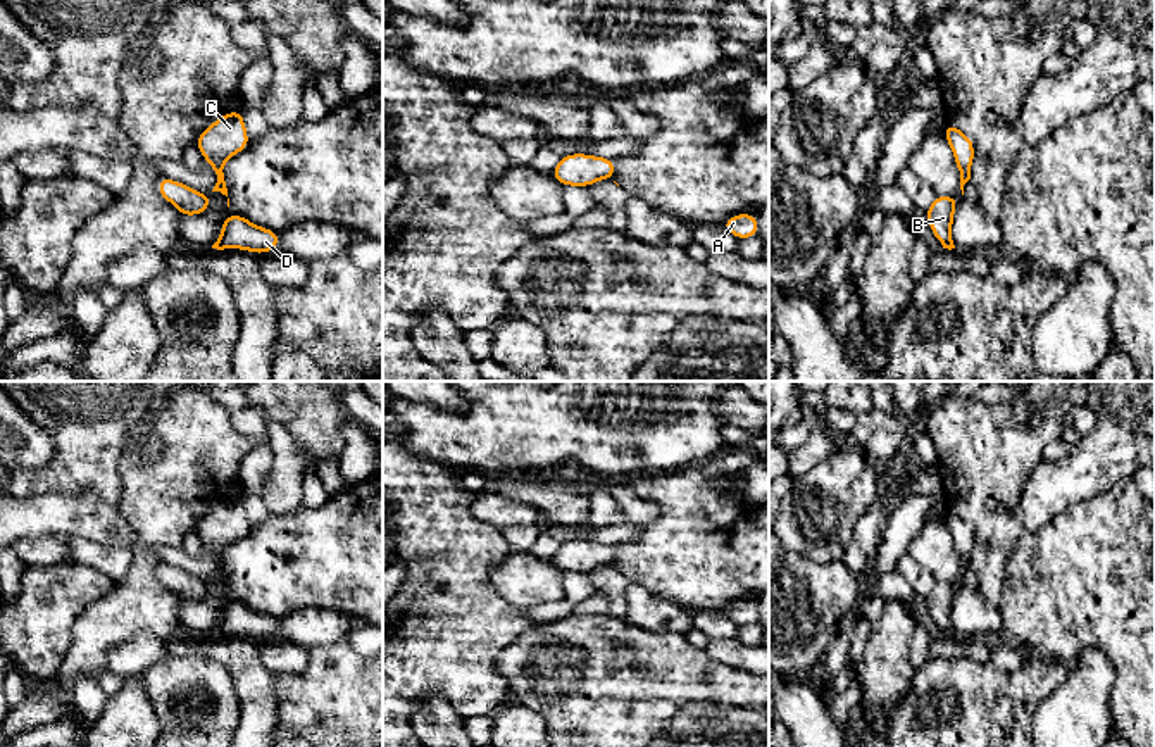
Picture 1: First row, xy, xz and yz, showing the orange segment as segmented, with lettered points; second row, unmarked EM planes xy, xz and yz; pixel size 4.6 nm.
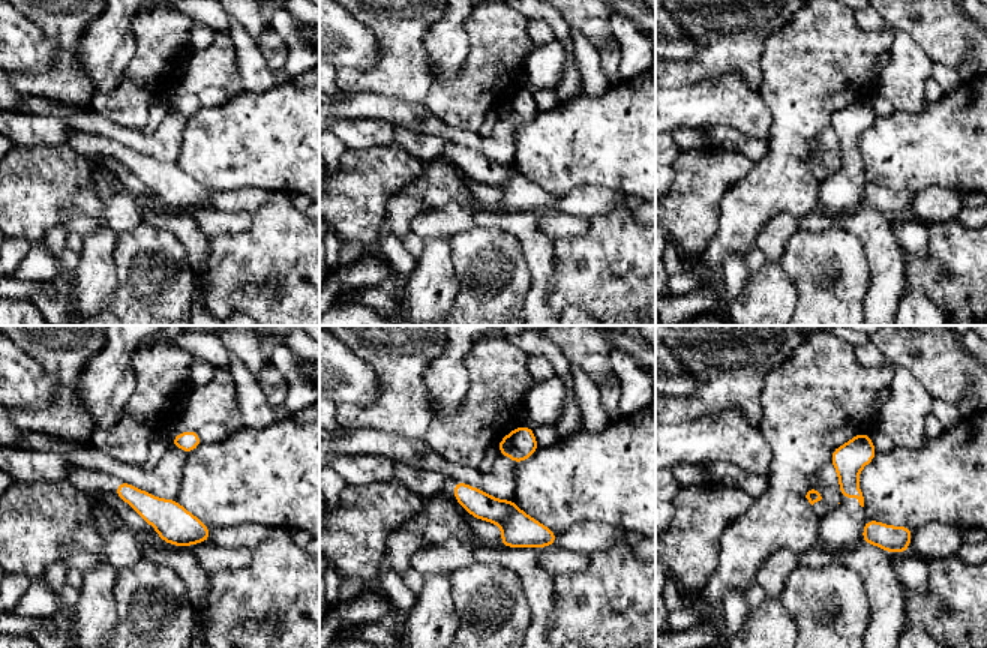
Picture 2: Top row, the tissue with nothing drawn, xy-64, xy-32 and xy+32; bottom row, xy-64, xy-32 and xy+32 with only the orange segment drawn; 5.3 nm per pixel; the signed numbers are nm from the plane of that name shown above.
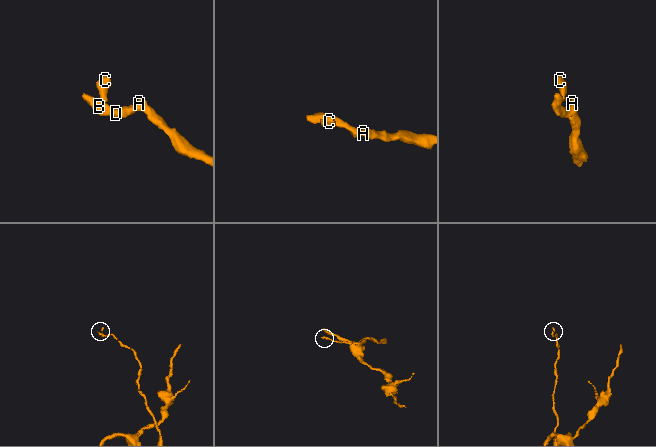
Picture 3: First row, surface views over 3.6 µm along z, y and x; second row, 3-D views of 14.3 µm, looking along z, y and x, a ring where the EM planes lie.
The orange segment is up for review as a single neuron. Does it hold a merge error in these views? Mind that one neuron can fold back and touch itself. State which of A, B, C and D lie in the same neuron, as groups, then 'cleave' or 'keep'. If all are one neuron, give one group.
A B D / C; cleave

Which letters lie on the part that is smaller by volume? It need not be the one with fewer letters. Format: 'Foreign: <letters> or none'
Foreign: C

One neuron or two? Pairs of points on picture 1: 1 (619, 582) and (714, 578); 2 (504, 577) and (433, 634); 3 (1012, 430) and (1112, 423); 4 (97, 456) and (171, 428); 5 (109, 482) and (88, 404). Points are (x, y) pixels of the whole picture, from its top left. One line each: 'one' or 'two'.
1: two
2: two
3: two
4: two
5: one

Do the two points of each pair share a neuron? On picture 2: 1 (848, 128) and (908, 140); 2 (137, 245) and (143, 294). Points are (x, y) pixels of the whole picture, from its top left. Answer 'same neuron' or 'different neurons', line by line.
1: different neurons
2: same neuron

